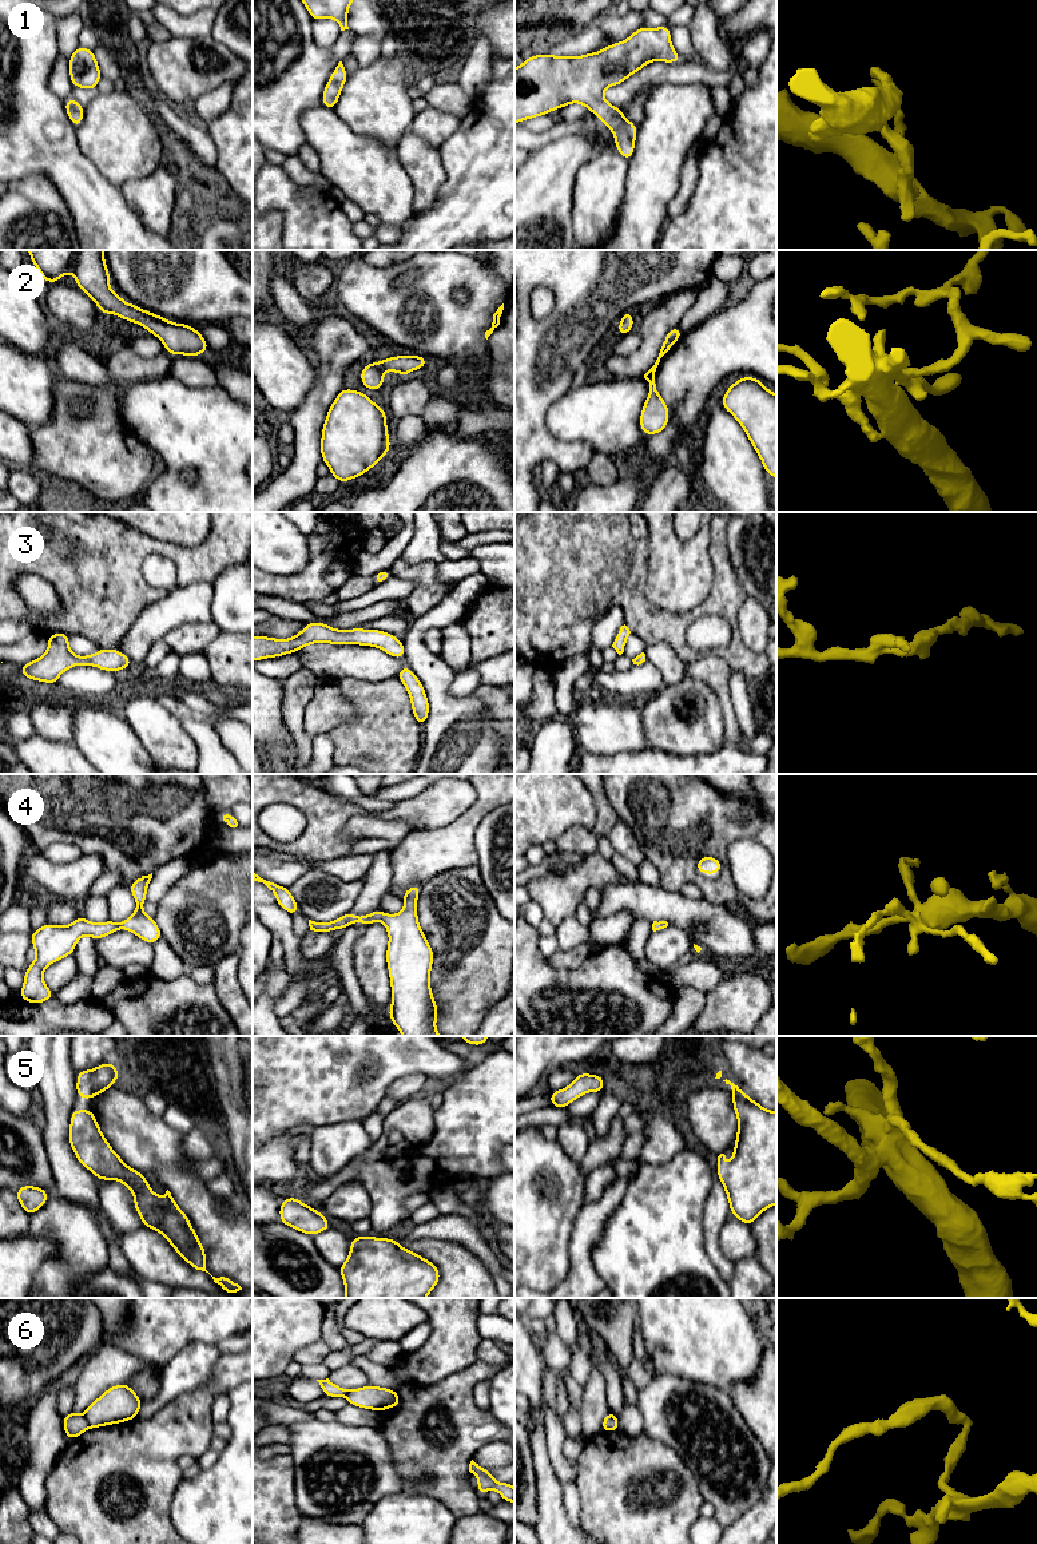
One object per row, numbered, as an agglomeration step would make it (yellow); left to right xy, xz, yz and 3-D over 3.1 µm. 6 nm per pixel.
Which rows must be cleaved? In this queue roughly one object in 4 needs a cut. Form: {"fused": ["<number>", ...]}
{"fused": ["6"]}

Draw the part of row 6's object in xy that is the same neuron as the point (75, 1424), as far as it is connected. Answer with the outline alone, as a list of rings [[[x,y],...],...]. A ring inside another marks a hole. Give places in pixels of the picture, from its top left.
[[[72,1412],[67,1413],[63,1417],[63,1424],[64,1434],[68,1440],[79,1437],[91,1428],[84,1414],[78,1414]]]

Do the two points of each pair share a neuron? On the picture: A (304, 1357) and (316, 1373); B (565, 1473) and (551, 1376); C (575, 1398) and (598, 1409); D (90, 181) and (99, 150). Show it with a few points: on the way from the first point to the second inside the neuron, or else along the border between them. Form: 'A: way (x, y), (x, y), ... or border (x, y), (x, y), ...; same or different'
A: border (322, 1362), (302, 1365); different
B: way (555, 1449), (551, 1400); same
C: border (581, 1389), (579, 1406); different
D: border (76, 139), (79, 151), (110, 182), (118, 186); different

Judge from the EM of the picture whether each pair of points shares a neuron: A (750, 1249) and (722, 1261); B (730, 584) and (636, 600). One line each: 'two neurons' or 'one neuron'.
A: two neurons
B: one neuron

